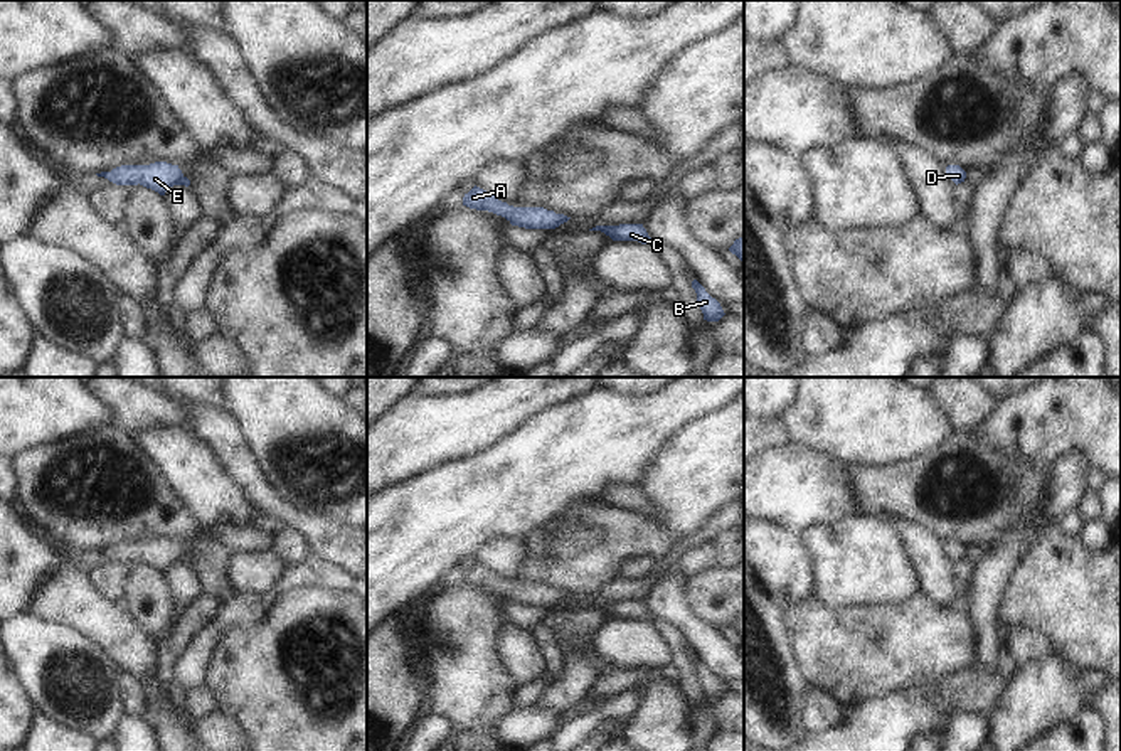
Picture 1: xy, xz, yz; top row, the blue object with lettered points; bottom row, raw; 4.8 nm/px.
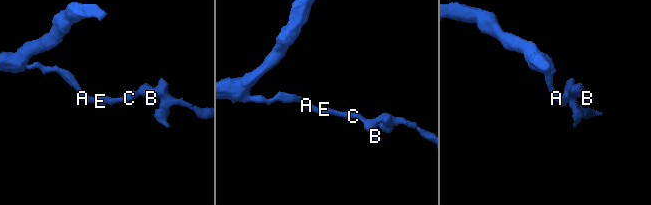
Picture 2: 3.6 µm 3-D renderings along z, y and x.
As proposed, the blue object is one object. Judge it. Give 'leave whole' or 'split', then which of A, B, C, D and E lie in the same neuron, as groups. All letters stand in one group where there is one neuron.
leave whole; A B C D E

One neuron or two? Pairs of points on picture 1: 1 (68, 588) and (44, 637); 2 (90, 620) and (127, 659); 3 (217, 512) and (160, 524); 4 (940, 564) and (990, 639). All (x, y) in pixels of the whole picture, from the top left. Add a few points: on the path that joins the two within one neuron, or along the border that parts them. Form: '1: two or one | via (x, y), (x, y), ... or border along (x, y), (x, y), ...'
1: two | border along (26, 612), (46, 622), (68, 625), (88, 640)
2: one | via (100, 630), (118, 649)
3: two | border along (170, 487), (189, 512), (209, 529)
4: two | border along (970, 591), (966, 610)

